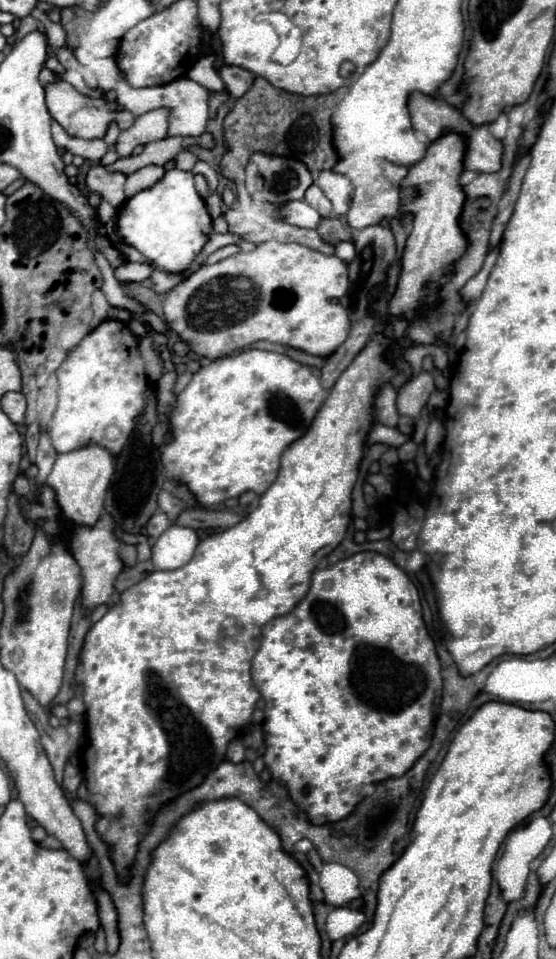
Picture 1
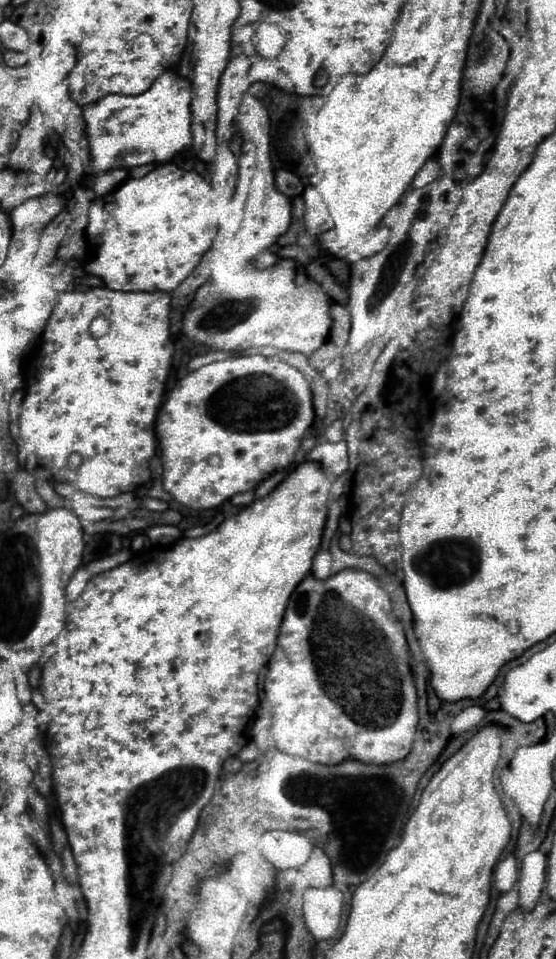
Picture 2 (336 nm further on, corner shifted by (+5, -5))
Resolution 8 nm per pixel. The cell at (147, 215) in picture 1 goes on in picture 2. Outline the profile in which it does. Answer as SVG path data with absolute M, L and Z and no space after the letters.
M175 163L157 165L141 179L127 179L111 193L97 197L89 207L87 239L93 257L85 269L105 281L115 291L173 291L201 261L217 235L213 215L213 189L195 171L183 171Z

